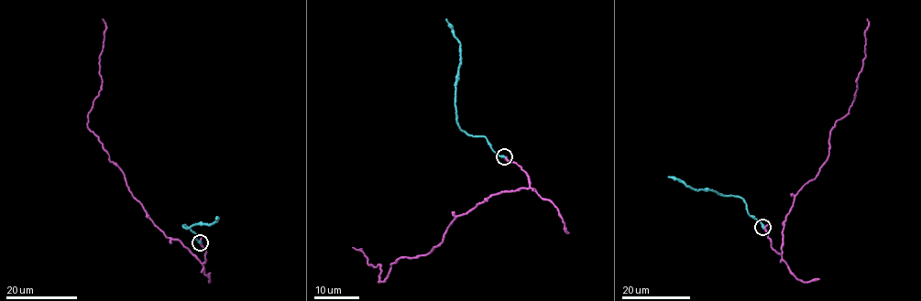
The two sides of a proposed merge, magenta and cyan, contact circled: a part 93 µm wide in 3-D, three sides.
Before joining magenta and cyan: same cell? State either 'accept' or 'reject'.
accept

